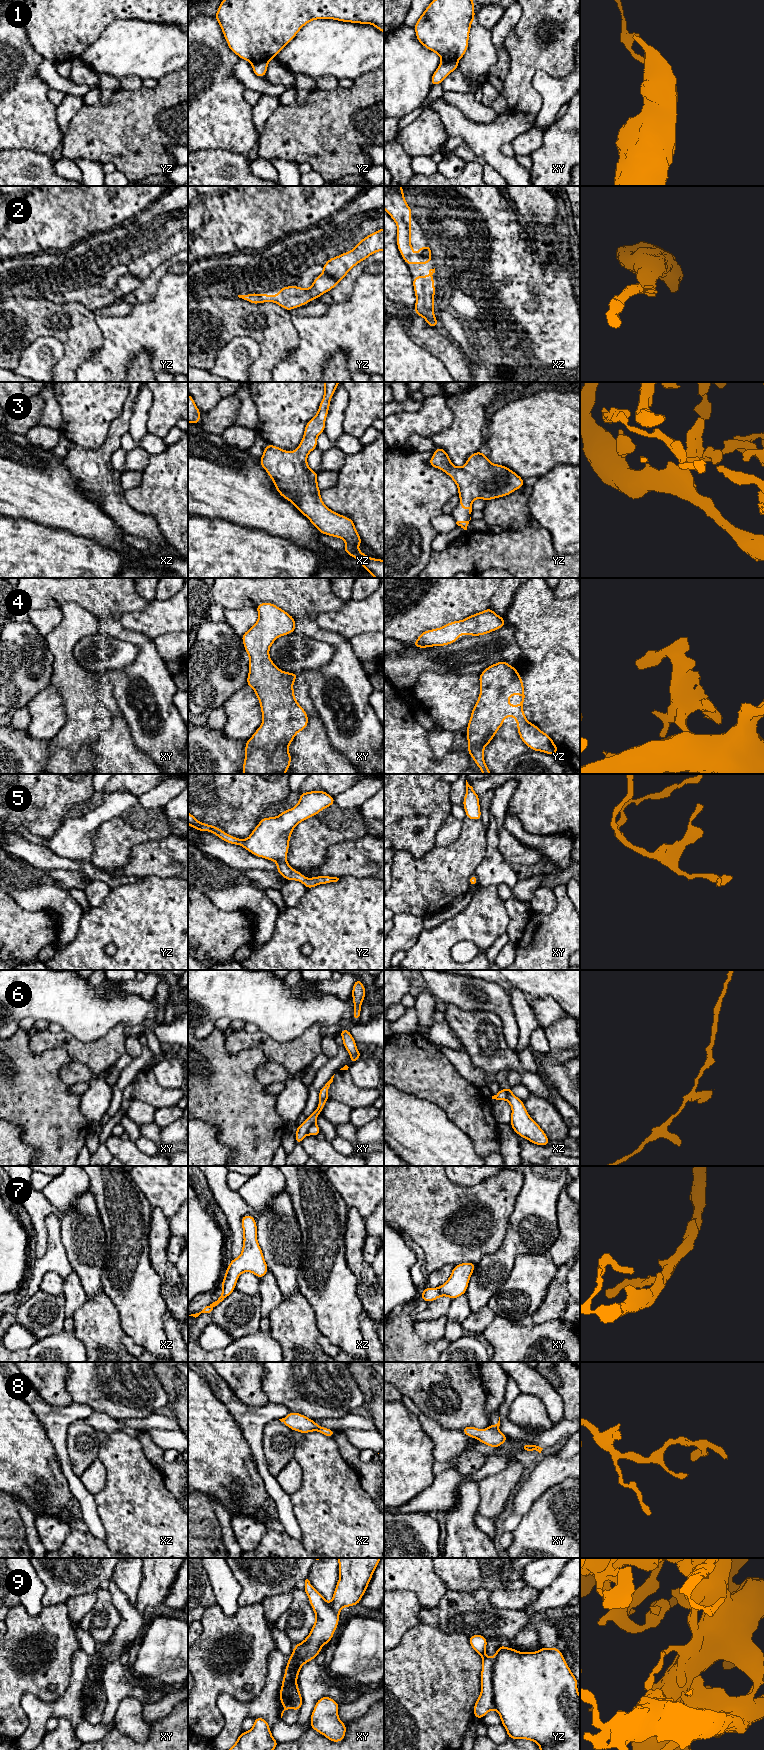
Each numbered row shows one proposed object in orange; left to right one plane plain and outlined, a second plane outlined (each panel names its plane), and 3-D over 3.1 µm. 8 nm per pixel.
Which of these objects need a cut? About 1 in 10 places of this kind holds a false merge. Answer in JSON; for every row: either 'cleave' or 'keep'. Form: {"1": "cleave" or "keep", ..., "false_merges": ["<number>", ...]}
{"1": "cleave", "2": "keep", "3": "keep", "4": "keep", "5": "keep", "6": "cleave", "7": "keep", "8": "keep", "9": "keep", "false_merges": ["1", "6"]}

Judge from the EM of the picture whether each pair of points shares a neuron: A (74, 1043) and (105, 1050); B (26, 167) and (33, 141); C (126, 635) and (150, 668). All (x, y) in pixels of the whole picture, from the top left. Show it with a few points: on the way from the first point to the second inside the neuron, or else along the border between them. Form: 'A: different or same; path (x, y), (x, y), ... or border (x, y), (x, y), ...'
A: same; path (82, 1050), (97, 1050)
B: different; border (10, 149), (33, 149), (50, 156)
C: same; path (136, 639), (147, 650), (148, 658)

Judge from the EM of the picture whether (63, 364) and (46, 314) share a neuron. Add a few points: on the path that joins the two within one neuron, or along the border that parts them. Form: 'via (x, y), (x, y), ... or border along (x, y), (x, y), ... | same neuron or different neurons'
via (69, 352), (69, 337), (58, 326) | same neuron

